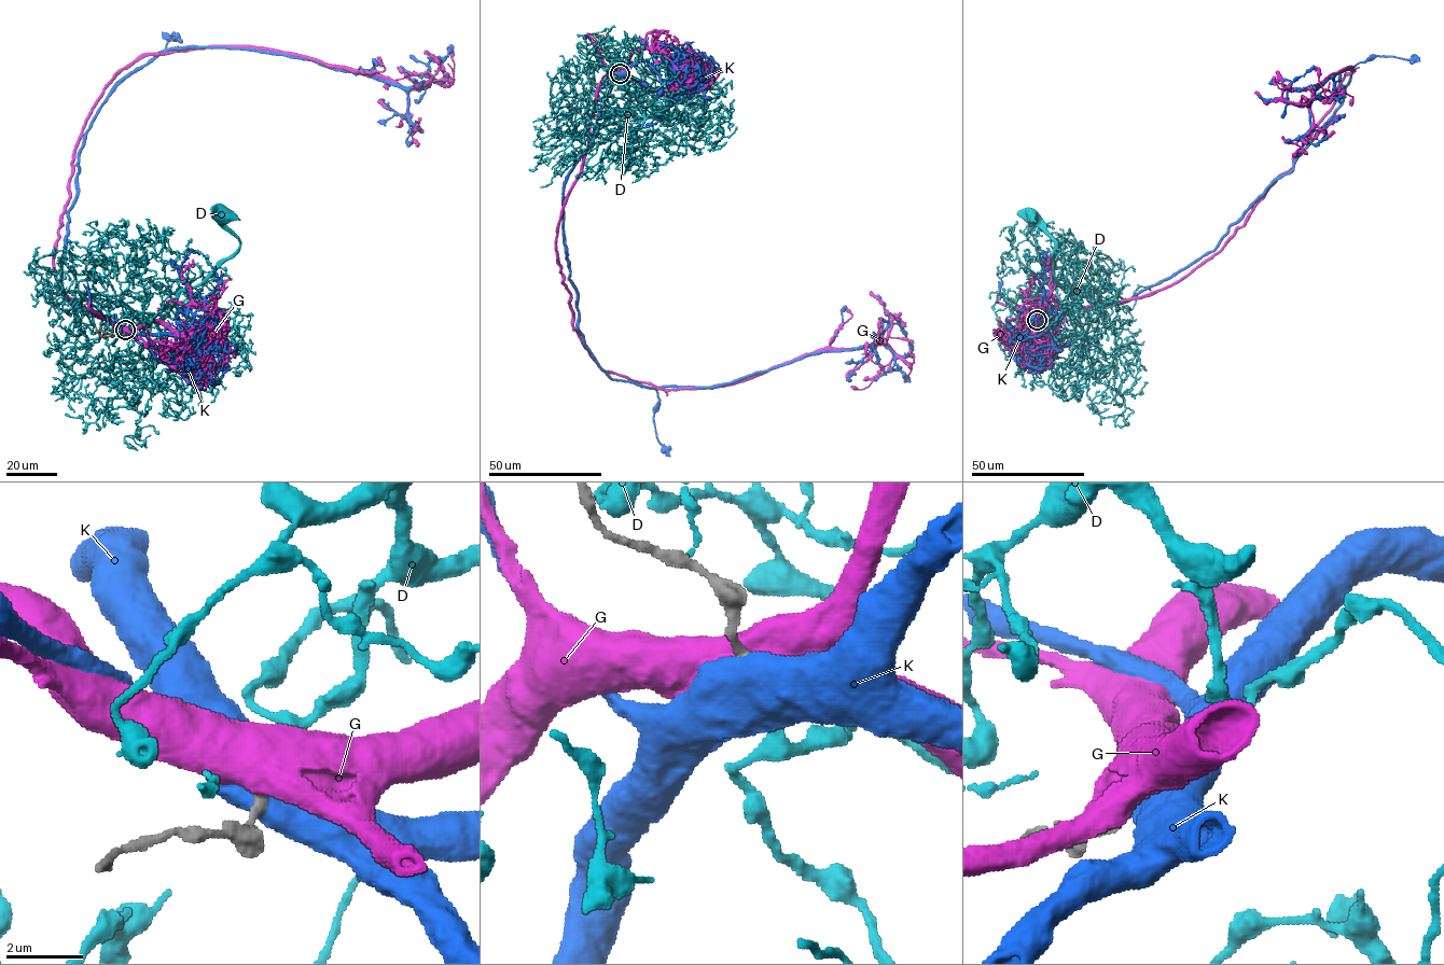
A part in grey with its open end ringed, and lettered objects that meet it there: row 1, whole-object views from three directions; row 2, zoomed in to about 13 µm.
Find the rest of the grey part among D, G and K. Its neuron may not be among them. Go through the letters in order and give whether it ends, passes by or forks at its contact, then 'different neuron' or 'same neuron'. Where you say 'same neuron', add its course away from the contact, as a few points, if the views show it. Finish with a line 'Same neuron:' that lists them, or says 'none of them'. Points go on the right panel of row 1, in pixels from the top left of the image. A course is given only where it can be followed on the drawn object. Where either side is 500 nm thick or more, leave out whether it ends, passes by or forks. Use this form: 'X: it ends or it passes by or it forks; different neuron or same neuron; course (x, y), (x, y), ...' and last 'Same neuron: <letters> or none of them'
D: it ends; same neuron; course (1038, 321), (1045, 306), (1060, 307), (1069, 313), (1079, 305), (1053, 274), (1054, 242), (1031, 218)
G: different neuron
K: different neuron
Same neuron: D

